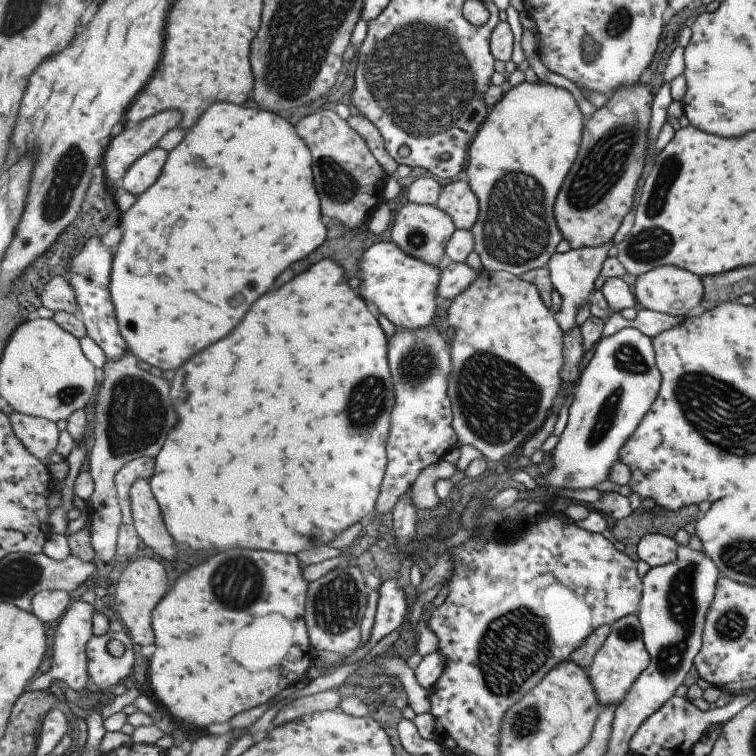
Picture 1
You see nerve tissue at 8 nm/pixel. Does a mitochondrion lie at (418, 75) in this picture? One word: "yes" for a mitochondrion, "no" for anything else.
yes

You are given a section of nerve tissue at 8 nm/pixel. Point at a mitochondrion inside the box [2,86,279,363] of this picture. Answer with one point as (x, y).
(69, 171)

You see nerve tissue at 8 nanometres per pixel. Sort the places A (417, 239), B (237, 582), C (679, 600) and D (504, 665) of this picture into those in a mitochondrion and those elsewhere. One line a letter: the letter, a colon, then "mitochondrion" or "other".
A: mitochondrion
B: mitochondrion
C: mitochondrion
D: mitochondrion

